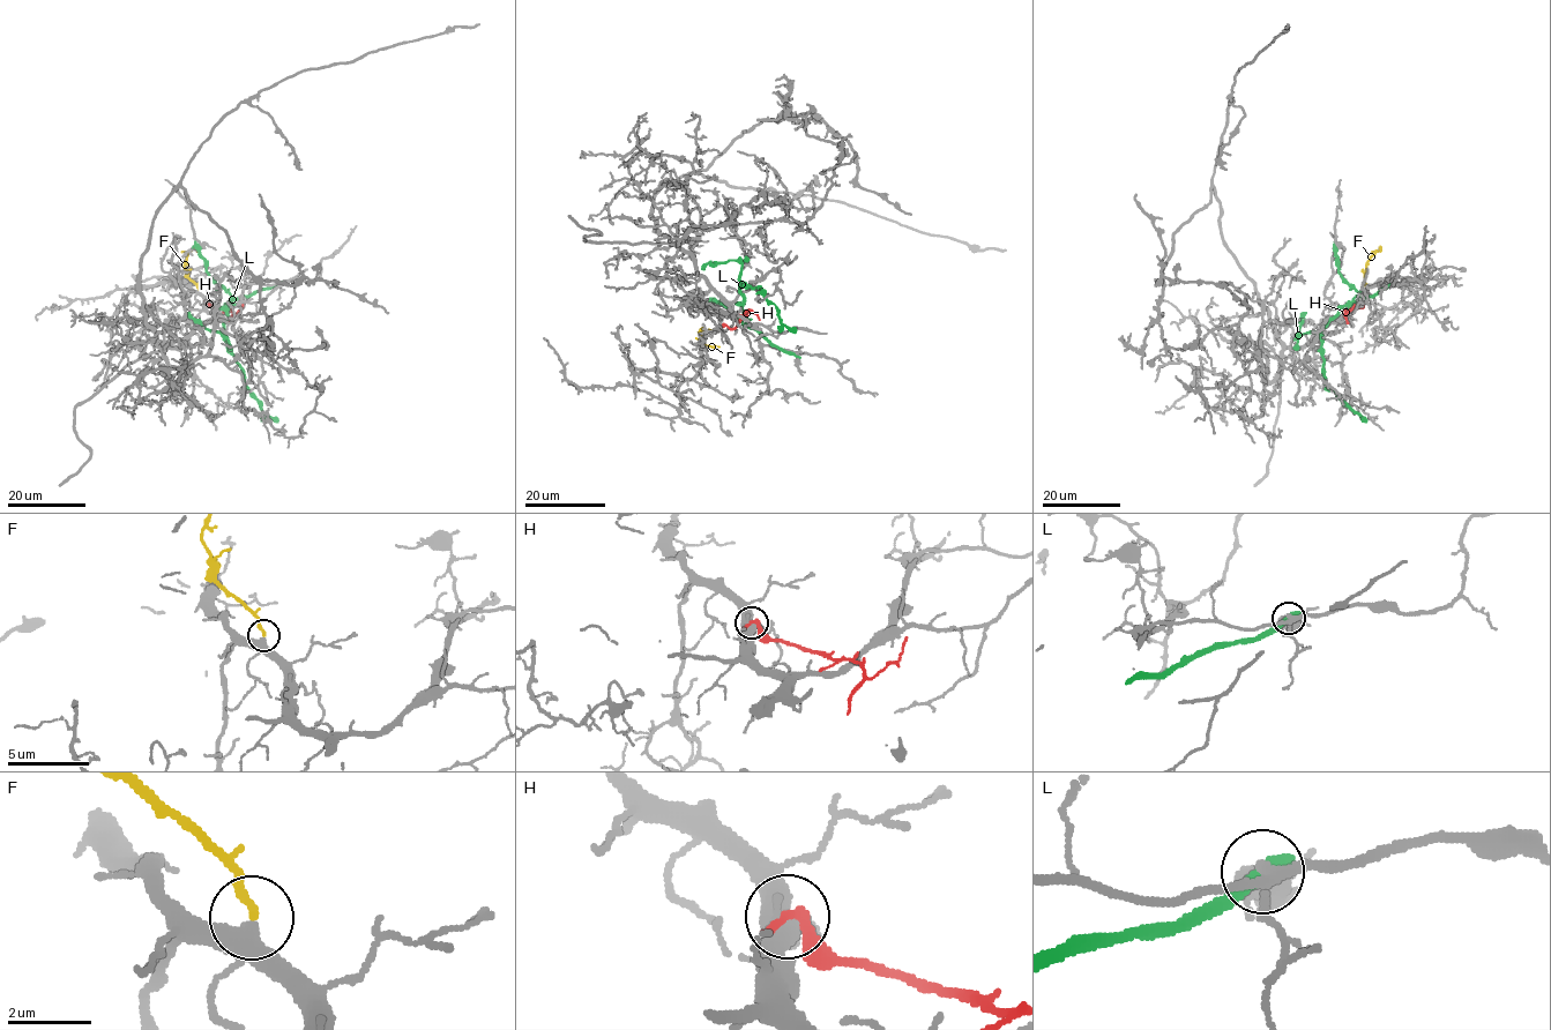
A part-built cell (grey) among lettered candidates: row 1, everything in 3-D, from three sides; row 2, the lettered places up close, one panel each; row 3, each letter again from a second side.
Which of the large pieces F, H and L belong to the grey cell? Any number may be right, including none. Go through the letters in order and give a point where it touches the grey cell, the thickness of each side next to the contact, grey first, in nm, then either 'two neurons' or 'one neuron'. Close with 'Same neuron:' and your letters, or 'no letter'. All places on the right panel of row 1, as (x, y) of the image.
F: (1365, 290) | 360/200 nm | one neuron
H: (1359, 301) | 440/280 nm | two neurons
L: (1389, 283) | 200/400 nm | two neurons
Same neuron: F

